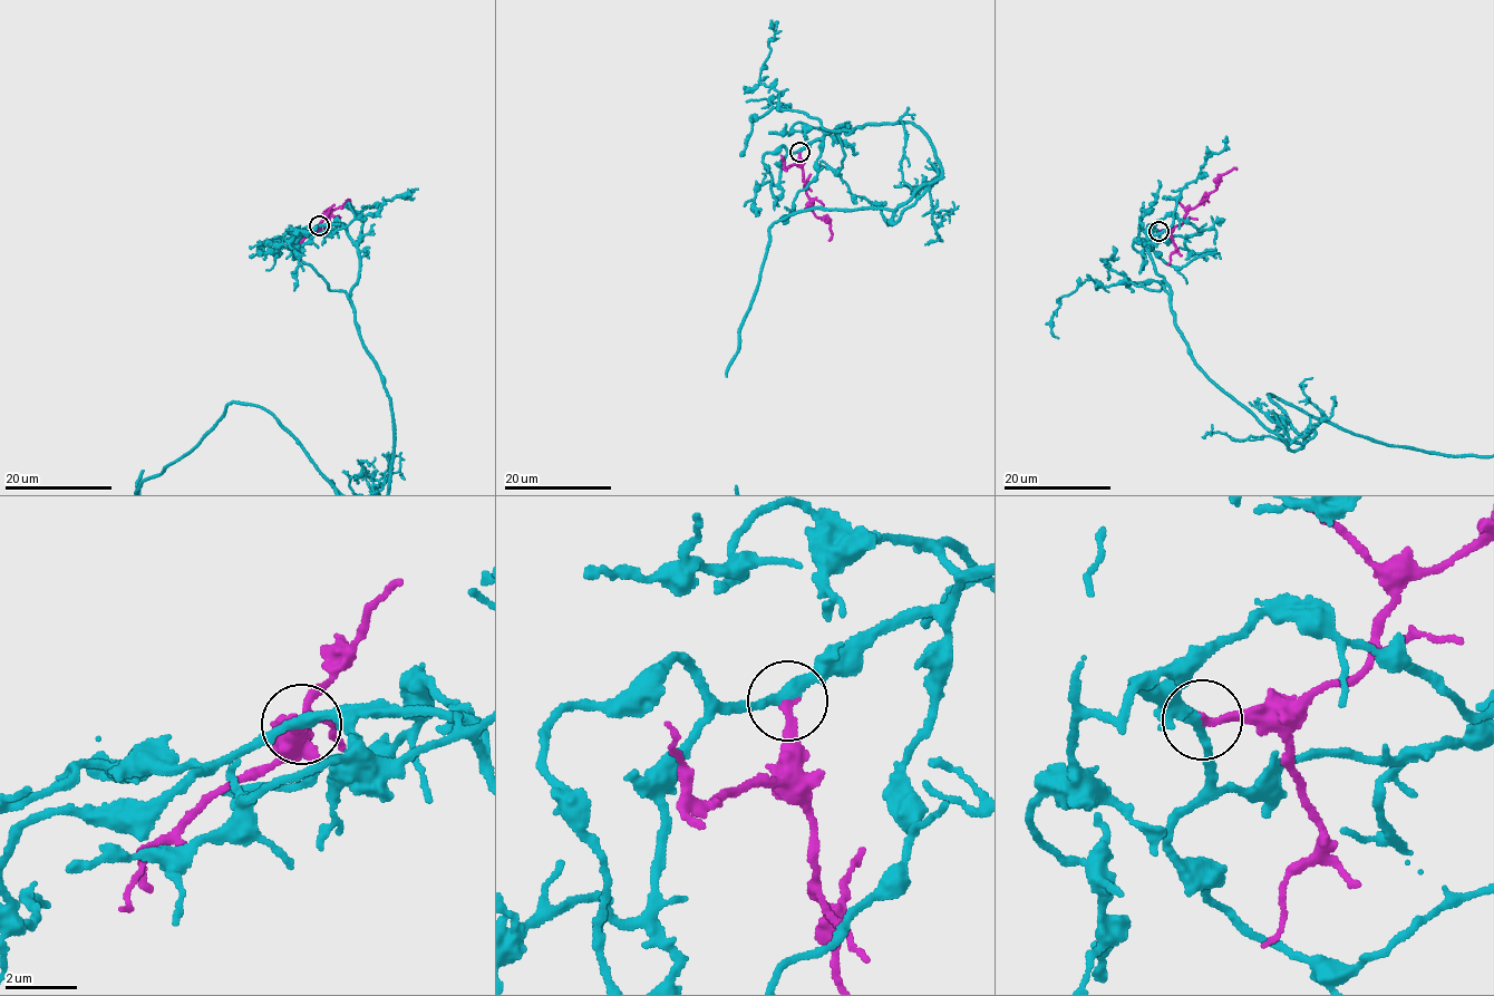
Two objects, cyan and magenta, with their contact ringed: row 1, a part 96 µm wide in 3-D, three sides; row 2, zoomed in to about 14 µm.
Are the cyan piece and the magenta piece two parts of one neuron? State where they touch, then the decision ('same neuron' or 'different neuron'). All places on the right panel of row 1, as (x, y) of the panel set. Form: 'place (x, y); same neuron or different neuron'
place (1158, 231); same neuron

